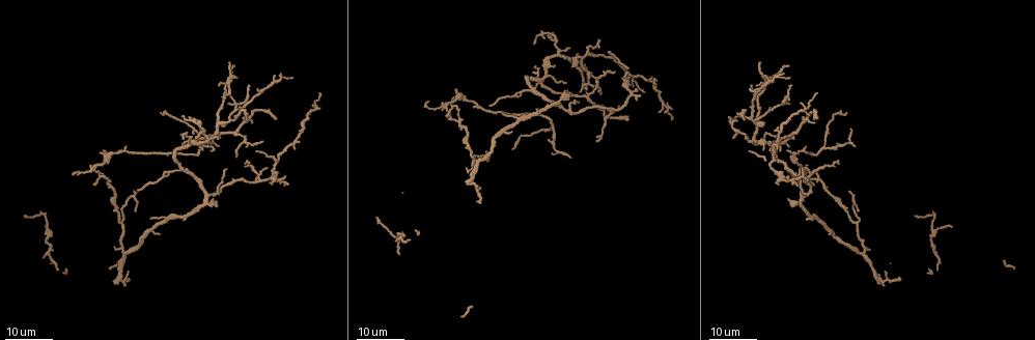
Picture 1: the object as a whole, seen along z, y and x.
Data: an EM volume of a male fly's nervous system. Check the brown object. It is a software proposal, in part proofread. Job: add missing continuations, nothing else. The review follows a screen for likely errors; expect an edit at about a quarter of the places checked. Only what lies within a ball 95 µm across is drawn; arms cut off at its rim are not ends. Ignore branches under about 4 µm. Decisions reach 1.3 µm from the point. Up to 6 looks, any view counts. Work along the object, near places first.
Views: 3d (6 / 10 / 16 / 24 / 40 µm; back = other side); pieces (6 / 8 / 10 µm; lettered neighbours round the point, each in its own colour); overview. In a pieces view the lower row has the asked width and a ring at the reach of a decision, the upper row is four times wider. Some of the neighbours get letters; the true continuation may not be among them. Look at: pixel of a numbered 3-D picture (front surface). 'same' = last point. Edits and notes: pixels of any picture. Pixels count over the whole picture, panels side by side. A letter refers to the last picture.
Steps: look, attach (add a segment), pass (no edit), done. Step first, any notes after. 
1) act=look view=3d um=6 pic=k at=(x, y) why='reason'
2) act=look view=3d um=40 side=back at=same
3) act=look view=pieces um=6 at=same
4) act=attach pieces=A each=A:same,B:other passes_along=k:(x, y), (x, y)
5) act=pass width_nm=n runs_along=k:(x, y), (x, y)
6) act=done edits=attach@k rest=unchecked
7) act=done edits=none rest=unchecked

act=look view=3d um=16 pic=1 at=(455, 90) why='thin end'

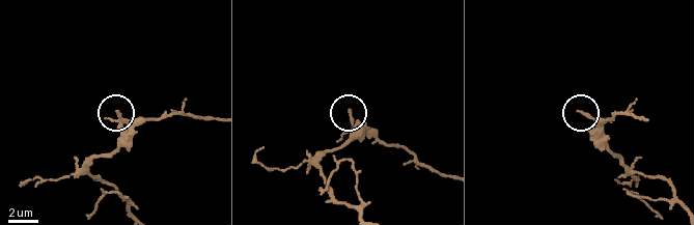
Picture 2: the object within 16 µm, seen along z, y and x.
act=look view=pieces um=6 pic=2 at=(580, 113) why='what lies round it'

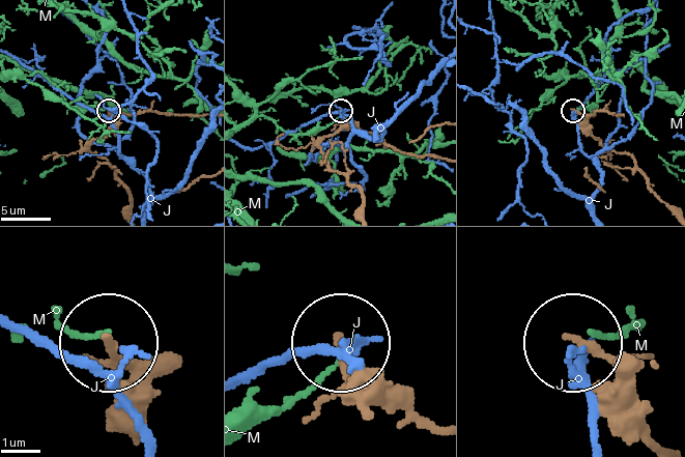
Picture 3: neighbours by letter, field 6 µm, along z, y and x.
act=pass width_nm=190 each=J:other,M:other found='none of them fits'

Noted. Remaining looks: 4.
act=look view=3d um=24 pic=1 at=(790, 201) why='branch stops here'

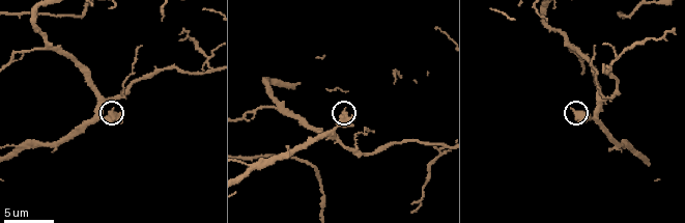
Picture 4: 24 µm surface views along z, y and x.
act=look view=3d um=10 pic=4 at=(573, 108)

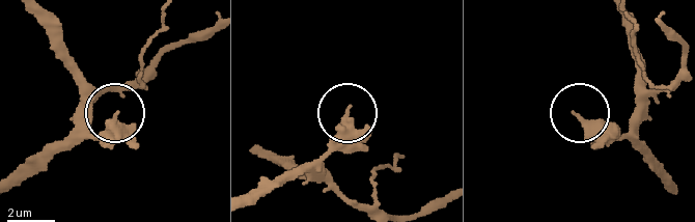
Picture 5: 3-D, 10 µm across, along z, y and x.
act=look view=pieces um=6 pic=5 at=(581, 118)

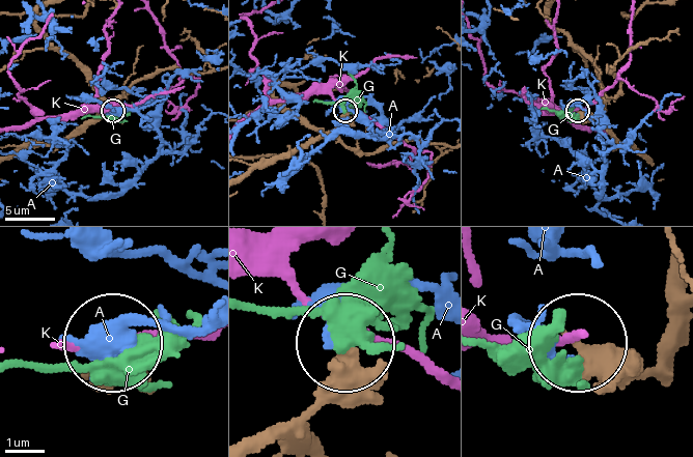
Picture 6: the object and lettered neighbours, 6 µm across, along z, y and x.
act=pass each=A:other,G:other,K:other found='no lettered segment goes on from it'

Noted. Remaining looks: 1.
act=done edits=none rest=unchecked

